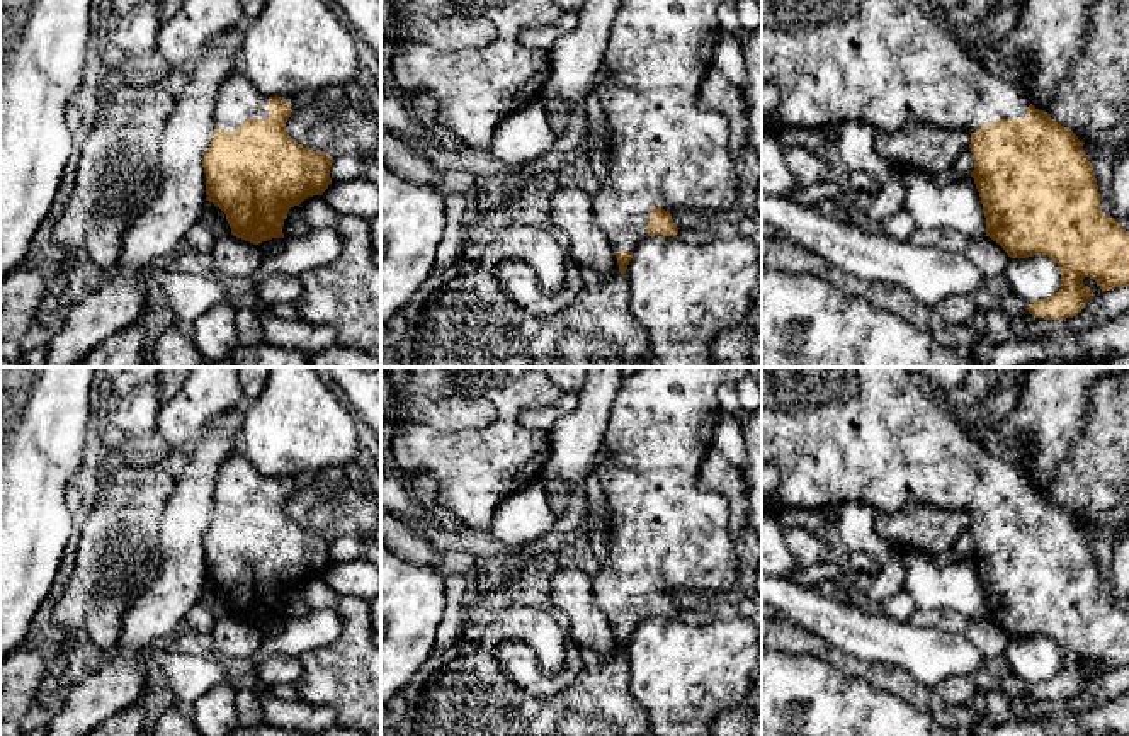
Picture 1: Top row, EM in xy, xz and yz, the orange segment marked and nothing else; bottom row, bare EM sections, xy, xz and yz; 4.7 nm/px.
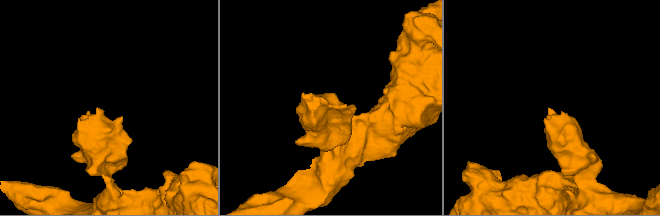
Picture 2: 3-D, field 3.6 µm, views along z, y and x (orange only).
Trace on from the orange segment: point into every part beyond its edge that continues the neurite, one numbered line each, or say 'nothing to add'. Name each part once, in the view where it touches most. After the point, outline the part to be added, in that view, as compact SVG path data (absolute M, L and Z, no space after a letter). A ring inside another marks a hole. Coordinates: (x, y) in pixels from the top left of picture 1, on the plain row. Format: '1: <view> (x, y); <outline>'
1: xy (237, 481); M238 449L219 467L214 508L238 512L247 500L267 500L269 478L262 476Z

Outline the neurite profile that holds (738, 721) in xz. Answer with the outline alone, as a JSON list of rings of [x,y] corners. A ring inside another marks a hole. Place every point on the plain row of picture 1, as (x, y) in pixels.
[[[762,671],[755,678],[745,700],[712,722],[711,736],[750,736],[758,712],[762,711]]]

